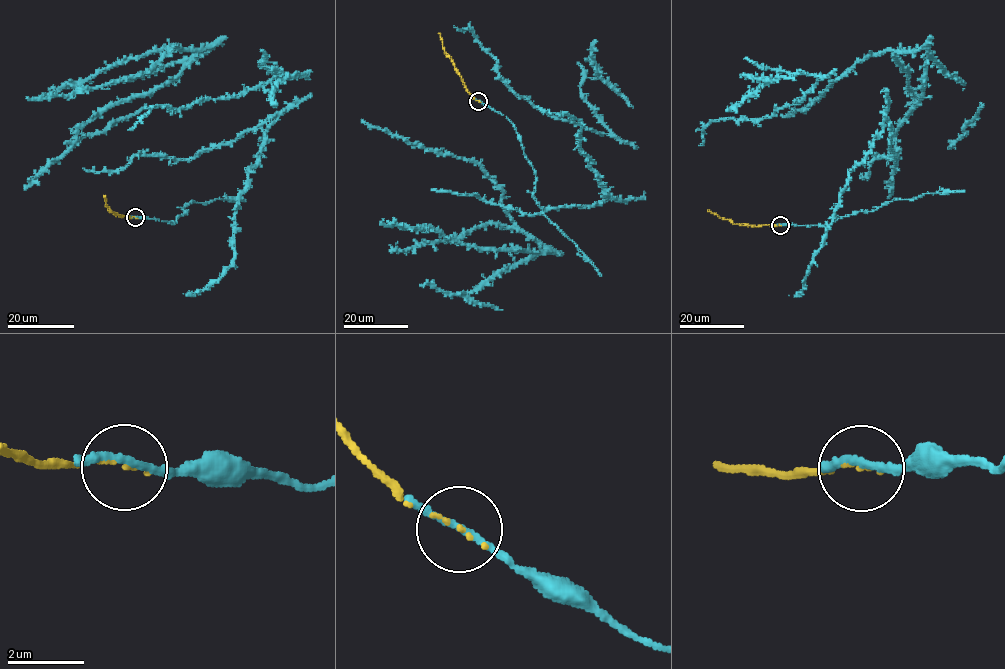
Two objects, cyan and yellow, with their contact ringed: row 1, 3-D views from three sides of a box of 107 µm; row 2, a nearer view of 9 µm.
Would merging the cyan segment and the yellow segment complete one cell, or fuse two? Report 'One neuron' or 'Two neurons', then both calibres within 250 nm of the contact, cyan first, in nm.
One neuron. Thickness 180 nm (cyan) against 80 nm

